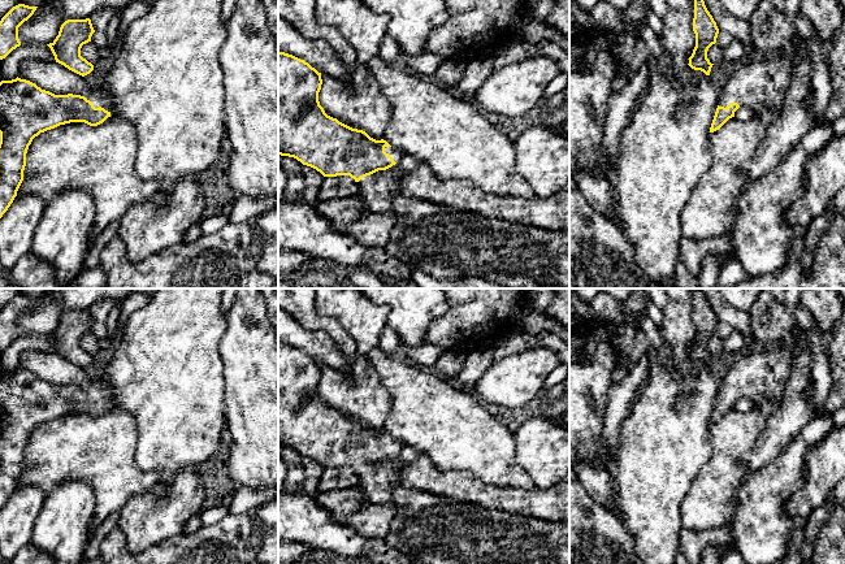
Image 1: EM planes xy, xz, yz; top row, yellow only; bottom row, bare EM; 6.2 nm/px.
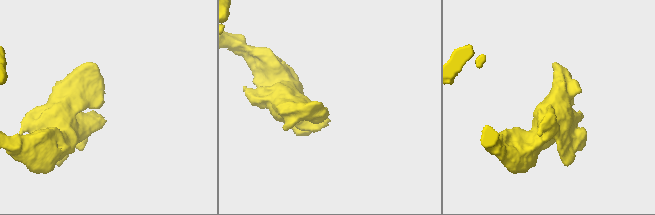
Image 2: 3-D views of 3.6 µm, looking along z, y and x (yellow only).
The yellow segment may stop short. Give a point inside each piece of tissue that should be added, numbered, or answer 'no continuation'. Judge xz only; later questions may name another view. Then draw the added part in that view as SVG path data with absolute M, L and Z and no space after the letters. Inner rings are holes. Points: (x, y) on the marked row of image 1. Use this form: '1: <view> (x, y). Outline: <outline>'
1: xz (446, 243). Outline: M385 147L385 152L396 164L386 170L378 170L361 178L358 185L367 211L373 213L394 212L396 216L390 240L385 247L389 255L410 266L421 268L425 273L439 279L465 277L482 278L506 286L507 288L569 288L569 231L547 233L542 227L499 221L474 212L455 211L446 205L406 196L399 190L399 182L403 174L398 170L398 162L404 153L393 147Z

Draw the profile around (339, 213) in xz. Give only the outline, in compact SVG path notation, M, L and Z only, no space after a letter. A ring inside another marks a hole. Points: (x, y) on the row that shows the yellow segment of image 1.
M360 195L328 201L318 200L313 208L330 224L334 231L344 235L347 227L367 211L365 201Z

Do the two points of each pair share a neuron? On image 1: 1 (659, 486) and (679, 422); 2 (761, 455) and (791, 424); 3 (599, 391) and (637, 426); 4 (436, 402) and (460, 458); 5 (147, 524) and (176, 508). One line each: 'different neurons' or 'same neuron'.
1: same neuron
2: same neuron
3: different neurons
4: same neuron
5: same neuron

